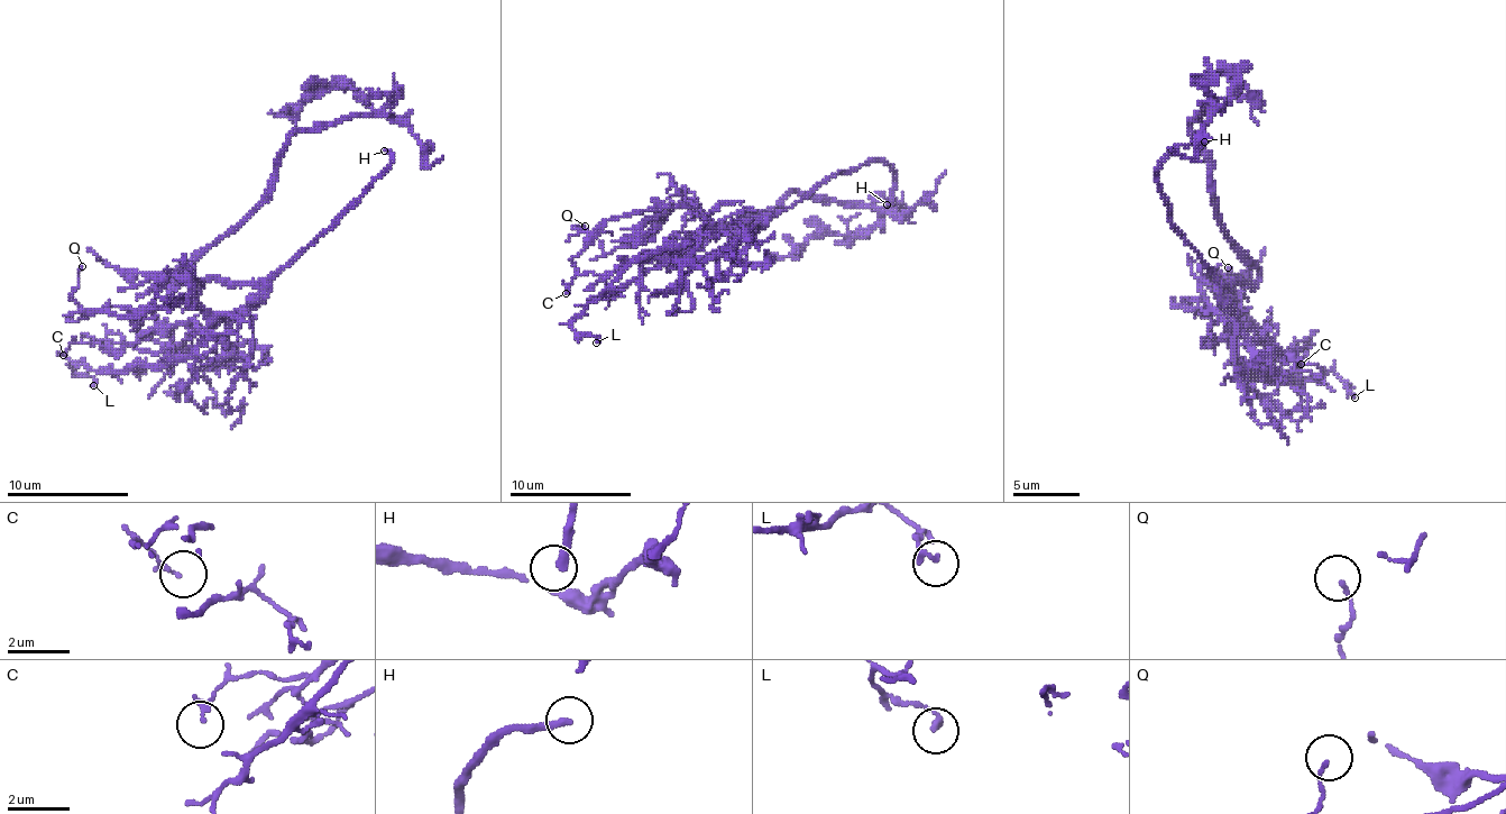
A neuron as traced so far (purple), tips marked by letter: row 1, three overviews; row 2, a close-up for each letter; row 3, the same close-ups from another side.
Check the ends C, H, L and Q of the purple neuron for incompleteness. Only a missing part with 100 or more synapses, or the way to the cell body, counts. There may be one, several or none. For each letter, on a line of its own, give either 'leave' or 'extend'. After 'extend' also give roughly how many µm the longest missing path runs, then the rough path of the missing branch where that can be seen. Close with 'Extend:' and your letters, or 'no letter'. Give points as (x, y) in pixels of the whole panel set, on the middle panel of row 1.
C: leave
H: extend | 50 µm
L: leave
Q: leave
Extend: H

